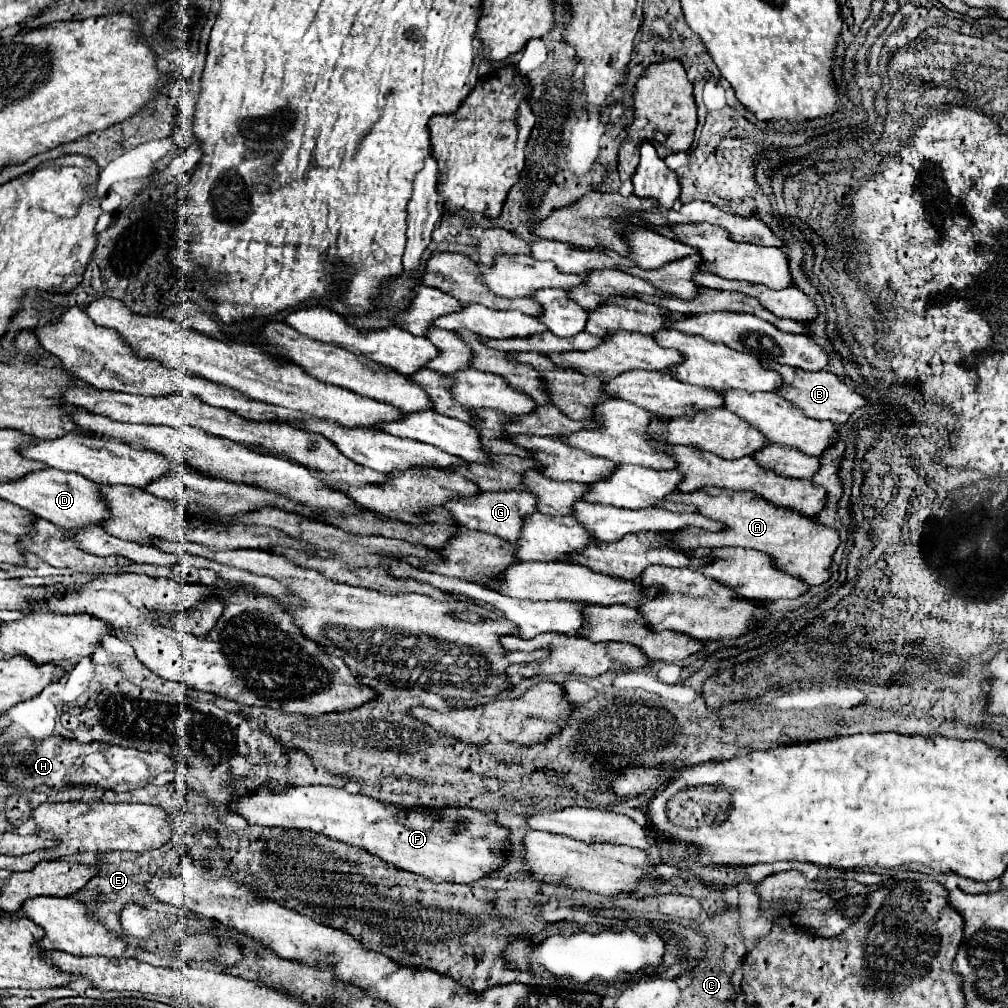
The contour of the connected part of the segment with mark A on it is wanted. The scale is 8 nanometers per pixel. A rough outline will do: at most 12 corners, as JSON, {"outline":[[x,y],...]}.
{"outline":[[698,488],[672,500],[728,524],[668,544],[742,546],[810,586],[828,580],[838,532],[754,492]]}

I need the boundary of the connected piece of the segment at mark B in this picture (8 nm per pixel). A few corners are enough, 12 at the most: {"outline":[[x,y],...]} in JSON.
{"outline":[[764,362],[804,416],[842,424],[864,398],[832,372]]}

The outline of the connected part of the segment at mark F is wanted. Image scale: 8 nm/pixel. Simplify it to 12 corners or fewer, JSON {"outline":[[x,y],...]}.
{"outline":[[334,786],[232,794],[250,824],[310,830],[436,882],[500,868],[472,808],[410,812]]}

